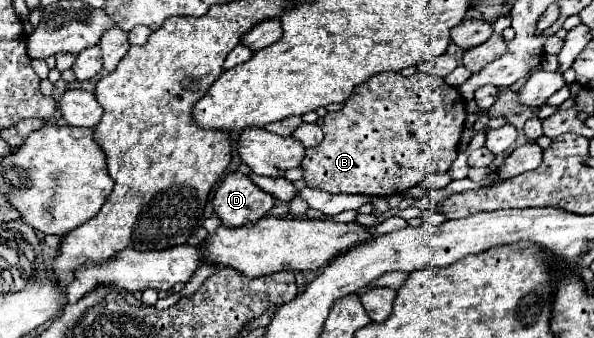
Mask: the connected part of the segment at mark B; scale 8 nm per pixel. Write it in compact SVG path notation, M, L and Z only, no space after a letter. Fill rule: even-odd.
M378 73L372 75L368 81L364 81L360 87L356 87L354 95L350 99L344 101L344 107L336 113L328 113L324 117L322 129L324 129L324 139L320 145L306 149L306 157L302 161L302 169L304 169L304 181L310 189L318 189L318 191L326 191L326 193L360 193L360 195L370 195L370 197L390 197L390 195L398 195L408 191L410 187L416 187L426 175L436 175L436 173L446 173L448 167L452 165L452 161L458 155L458 141L460 135L464 131L464 121L466 121L466 99L462 99L462 95L458 93L458 89L450 87L442 77L432 77L432 75L424 75L424 73L414 73L412 77L402 77L400 73Z

